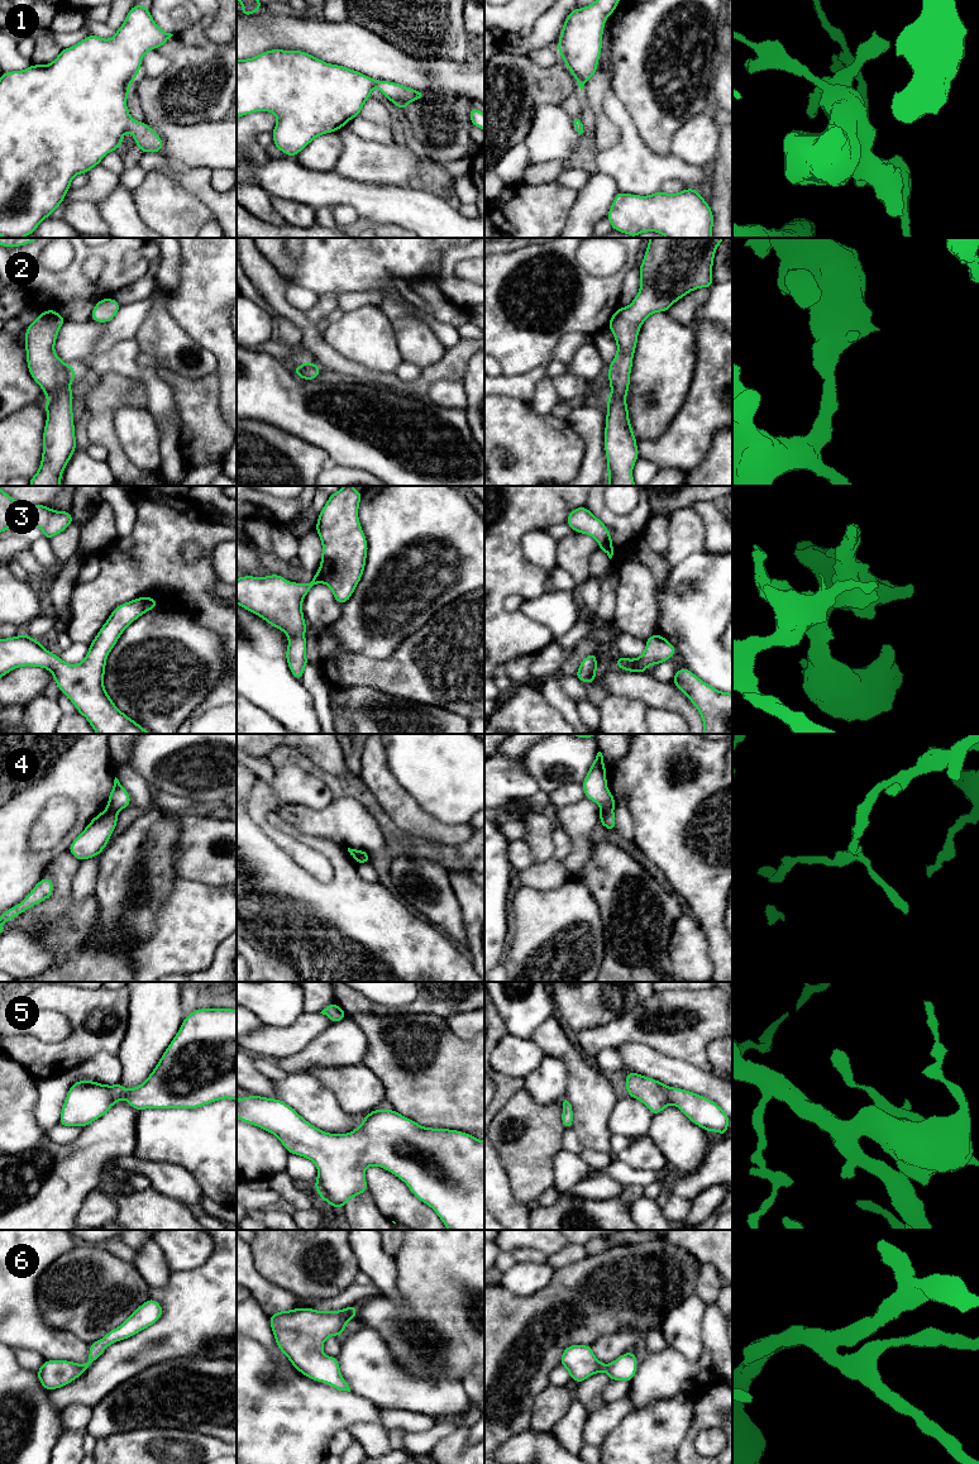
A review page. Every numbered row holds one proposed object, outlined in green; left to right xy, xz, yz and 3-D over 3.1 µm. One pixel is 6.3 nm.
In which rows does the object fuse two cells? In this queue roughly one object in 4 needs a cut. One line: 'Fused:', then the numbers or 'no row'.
Fused: 4

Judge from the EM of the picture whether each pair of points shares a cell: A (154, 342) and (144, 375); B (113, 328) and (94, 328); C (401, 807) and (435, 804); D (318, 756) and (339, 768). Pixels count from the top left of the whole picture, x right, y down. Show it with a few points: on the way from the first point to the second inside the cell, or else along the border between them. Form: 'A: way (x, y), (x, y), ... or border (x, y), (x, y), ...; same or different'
A: border (134, 339), (141, 351); different
B: border (104, 323), (104, 330), (89, 354); different
C: border (400, 783), (429, 814), (444, 823); different
D: way (323, 756), (334, 766); same

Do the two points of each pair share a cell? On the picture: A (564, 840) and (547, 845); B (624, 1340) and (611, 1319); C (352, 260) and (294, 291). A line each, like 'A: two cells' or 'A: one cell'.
A: two cells
B: two cells
C: two cells

